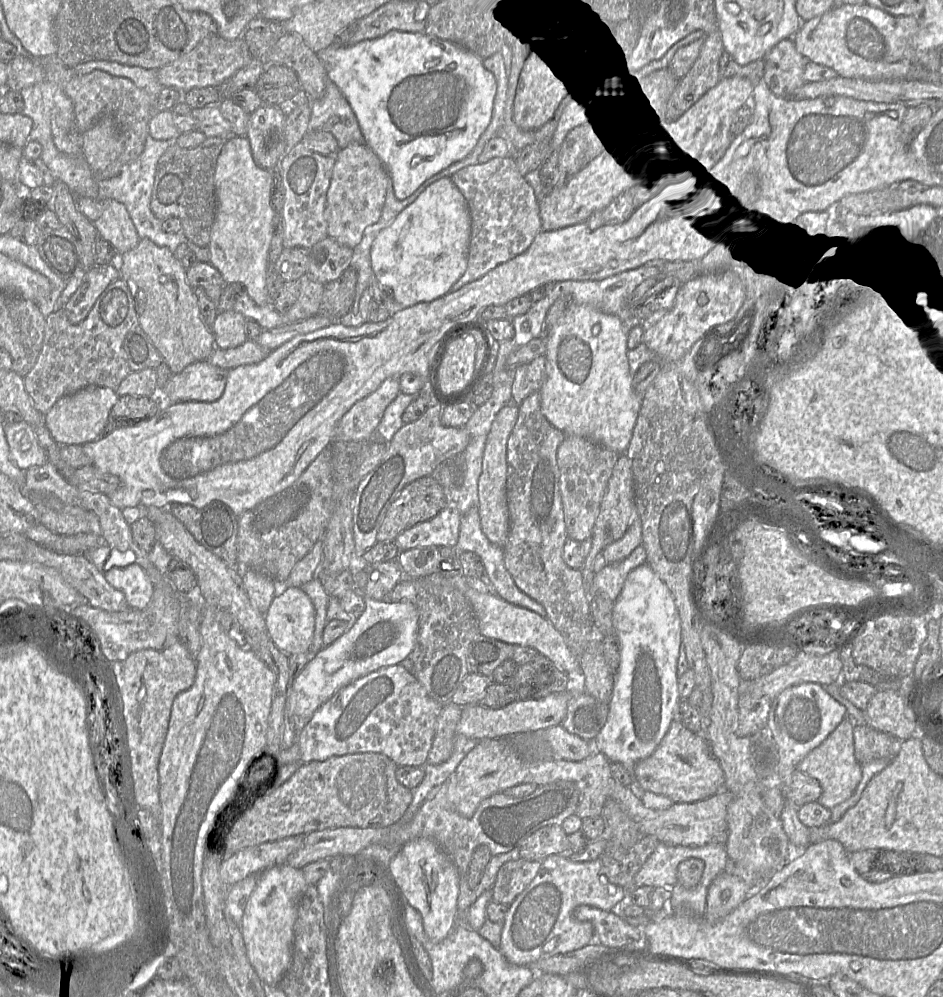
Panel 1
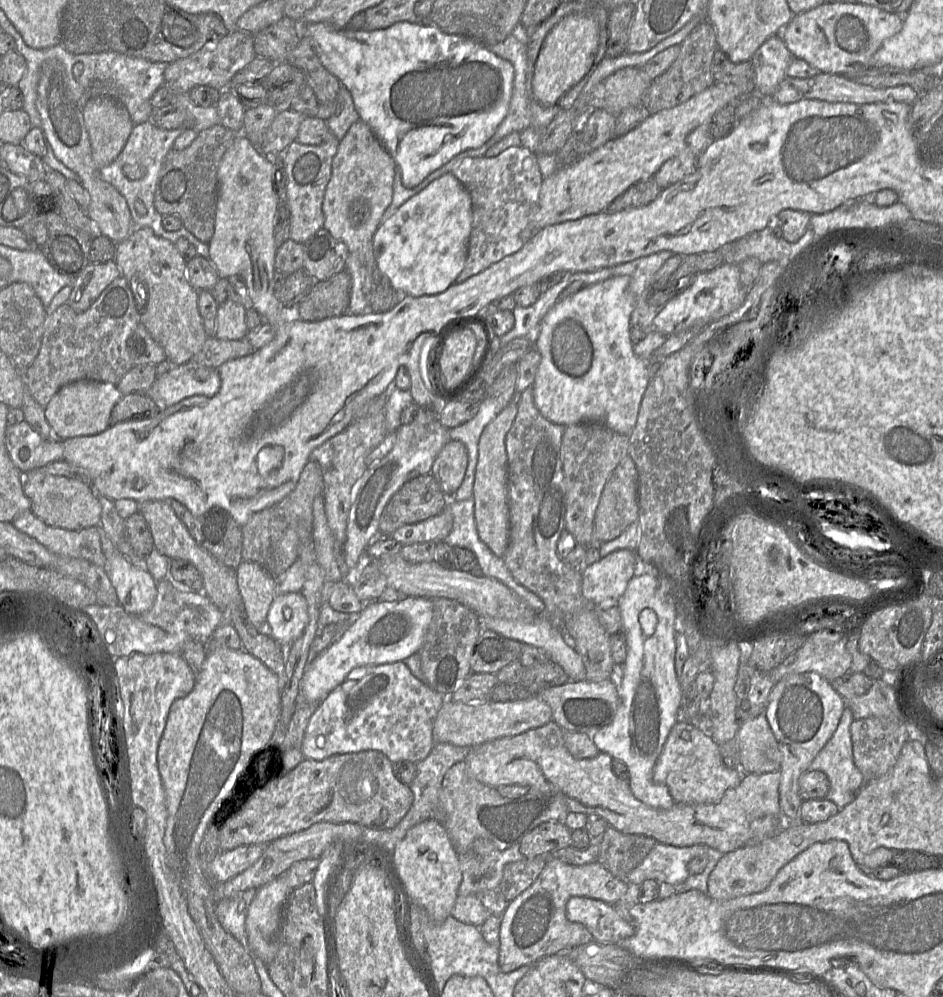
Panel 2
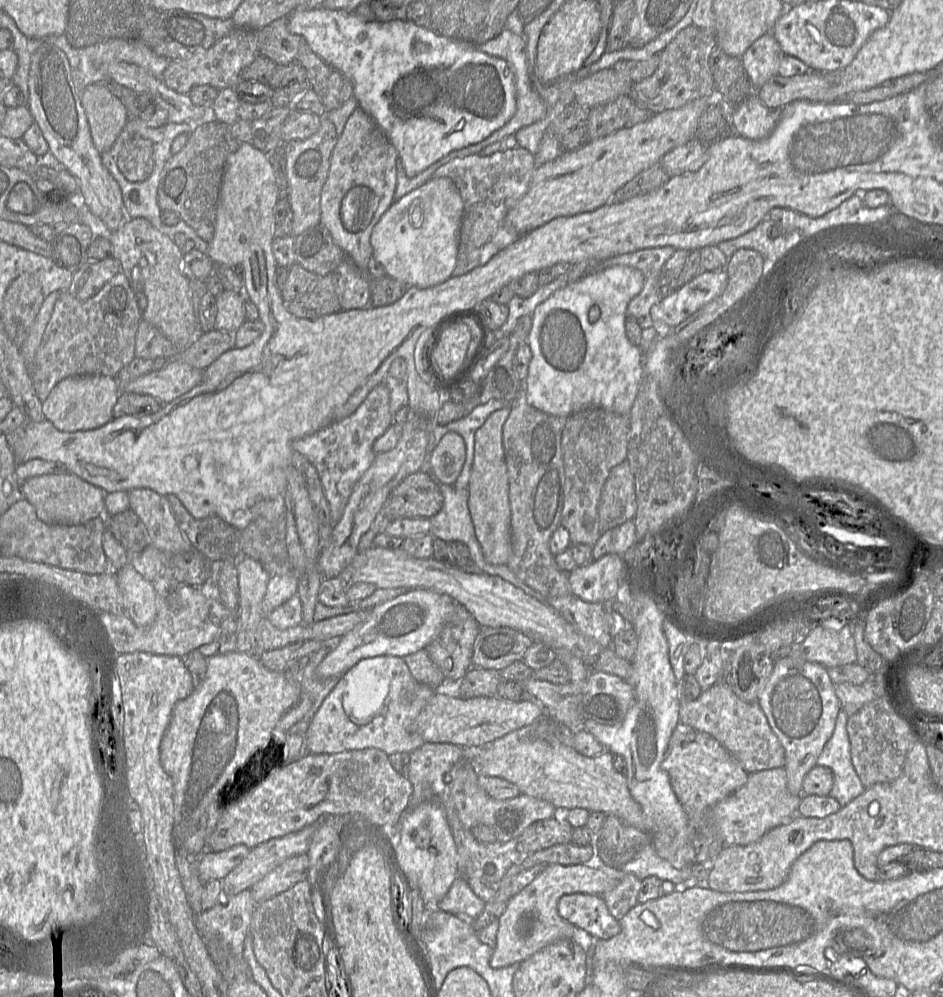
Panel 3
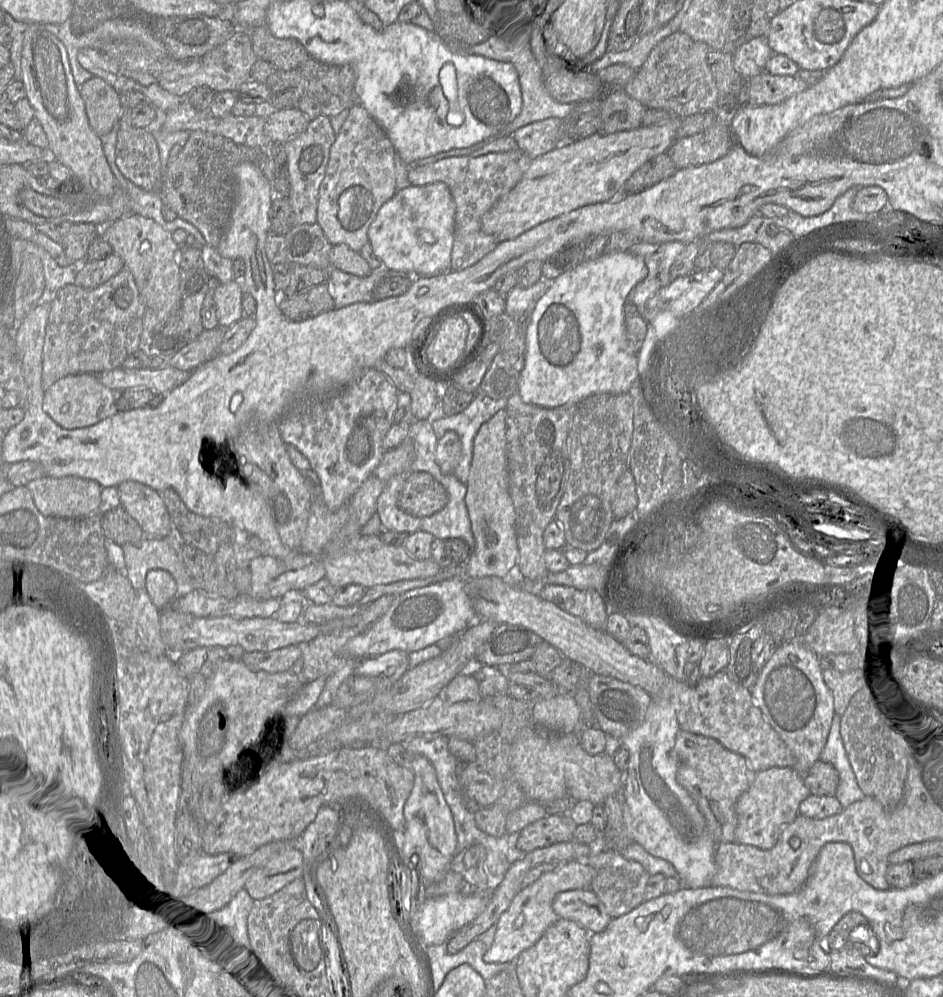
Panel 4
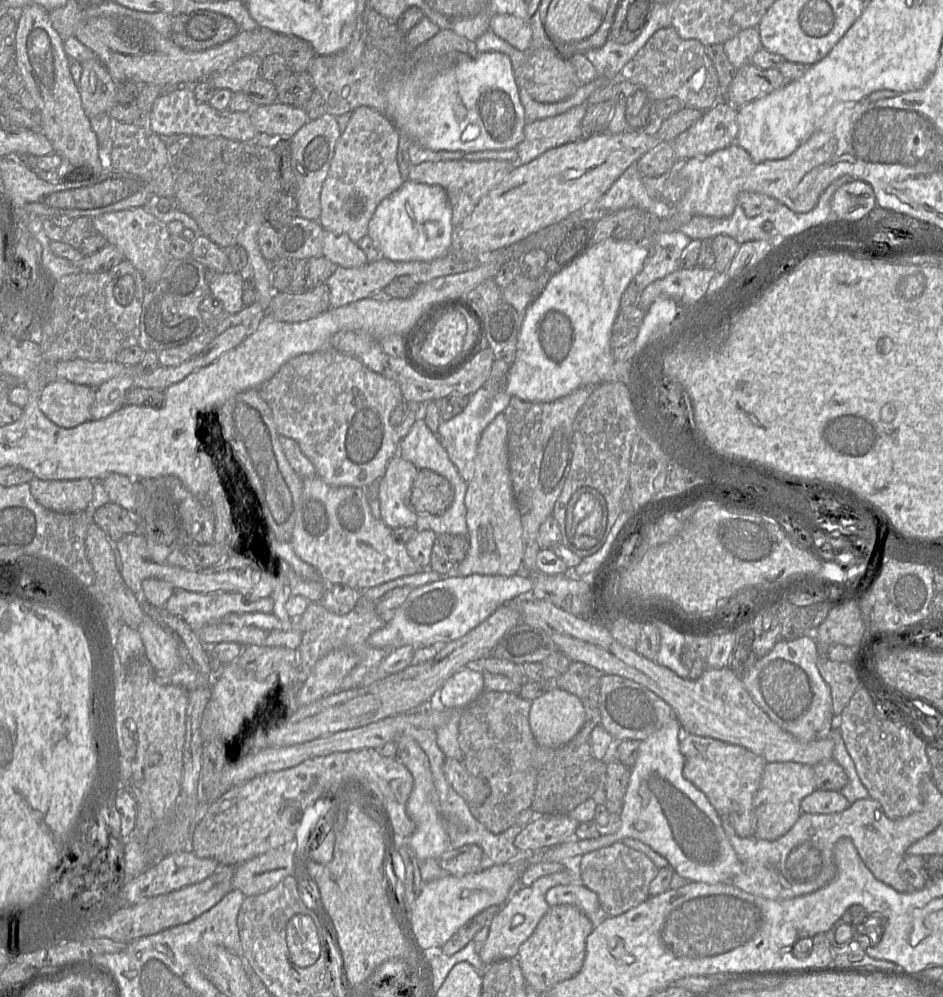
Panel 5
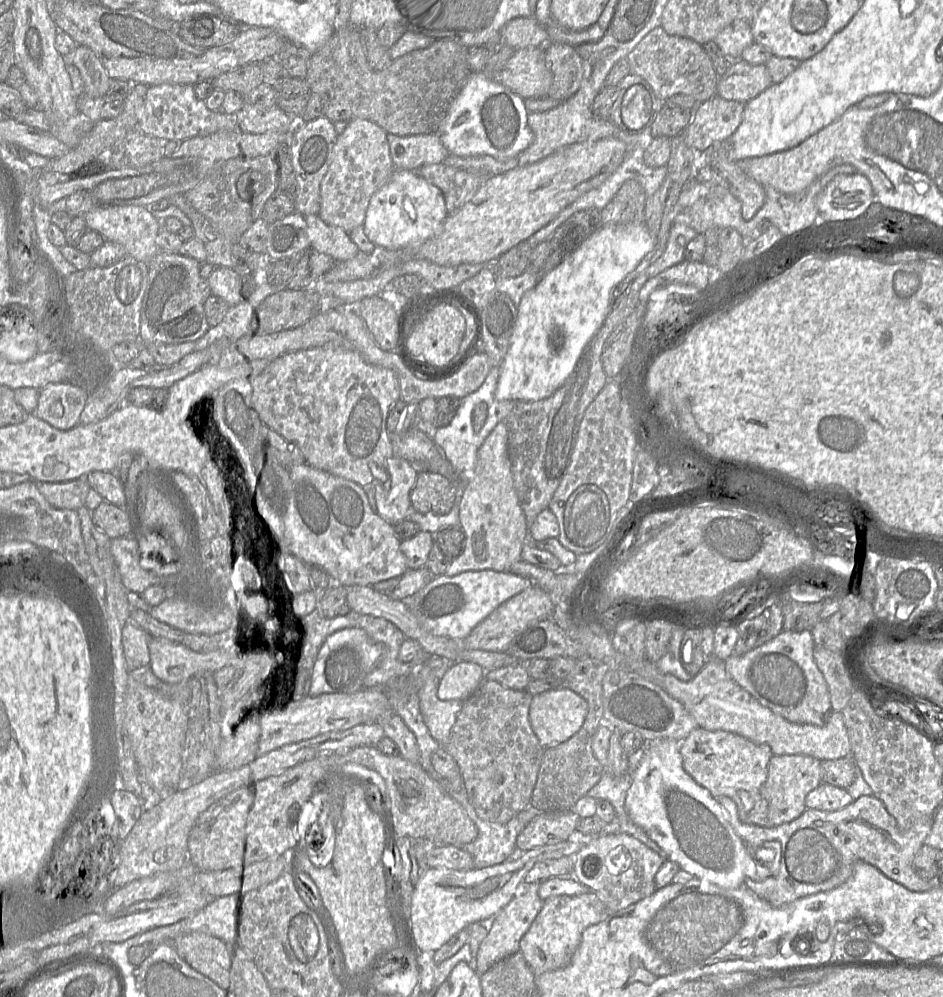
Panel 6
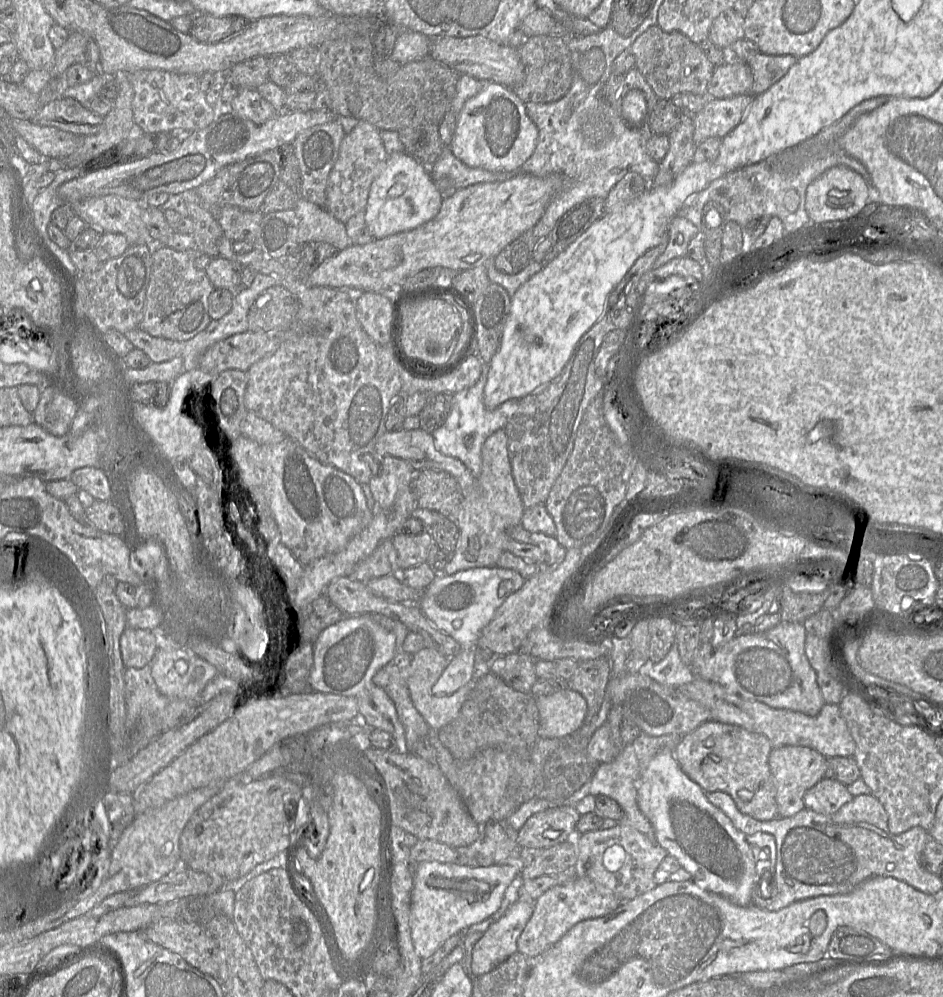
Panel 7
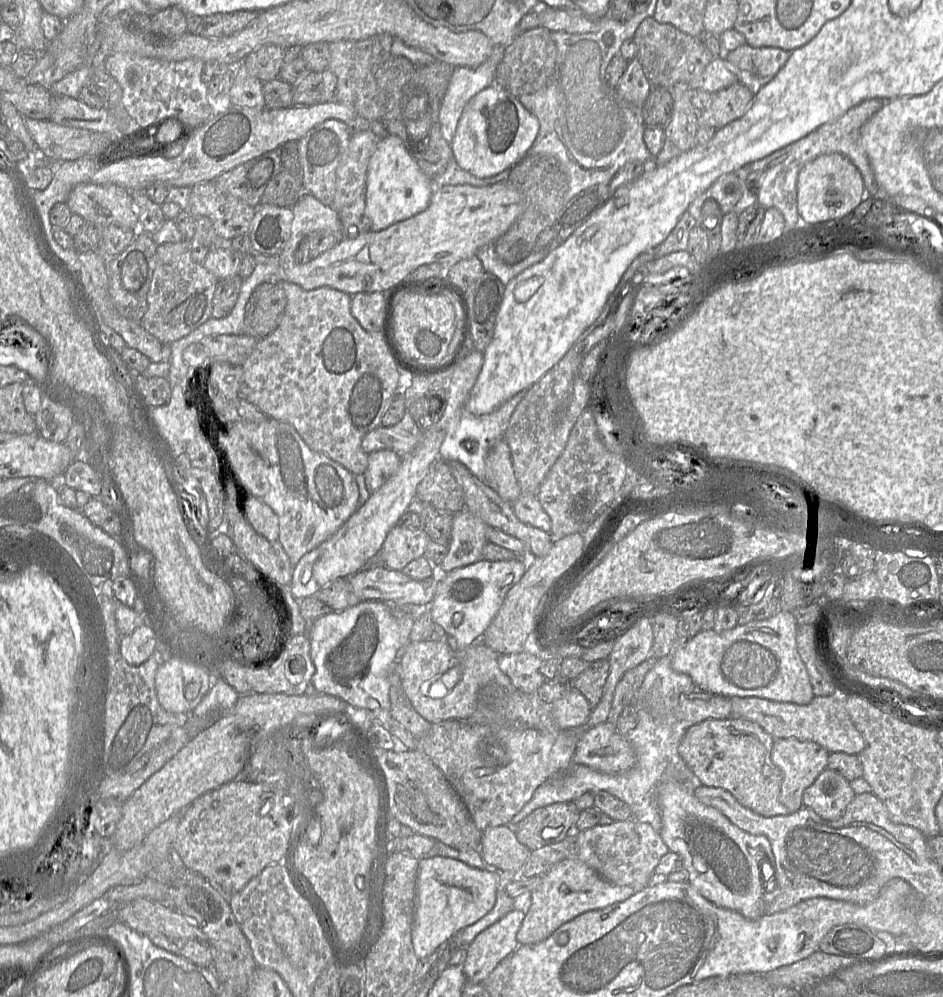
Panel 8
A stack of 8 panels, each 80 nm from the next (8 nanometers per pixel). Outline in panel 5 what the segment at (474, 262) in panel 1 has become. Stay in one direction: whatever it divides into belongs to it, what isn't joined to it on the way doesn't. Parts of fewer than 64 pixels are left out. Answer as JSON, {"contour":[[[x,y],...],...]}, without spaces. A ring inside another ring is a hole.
{"contour":[[[518,158],[518,163],[511,163],[509,161],[503,161],[503,160],[481,160],[481,161],[451,160],[451,161],[440,161],[440,162],[424,162],[417,166],[413,166],[410,169],[408,179],[417,183],[425,183],[428,185],[440,185],[446,190],[446,193],[451,205],[451,209],[452,209],[452,224],[453,224],[453,227],[455,228],[459,226],[473,212],[473,210],[475,209],[479,201],[484,196],[486,196],[492,189],[494,189],[513,169],[515,169],[516,167],[520,165],[523,165],[523,164],[519,164],[519,158]]]}

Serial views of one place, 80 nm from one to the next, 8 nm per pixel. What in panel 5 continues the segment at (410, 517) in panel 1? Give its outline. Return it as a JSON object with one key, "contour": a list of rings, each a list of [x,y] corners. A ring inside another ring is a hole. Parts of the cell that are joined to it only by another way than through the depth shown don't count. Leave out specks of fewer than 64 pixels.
{"contour":[[[420,469],[407,497],[407,505],[417,514],[443,514],[452,504],[454,490],[443,476]]]}

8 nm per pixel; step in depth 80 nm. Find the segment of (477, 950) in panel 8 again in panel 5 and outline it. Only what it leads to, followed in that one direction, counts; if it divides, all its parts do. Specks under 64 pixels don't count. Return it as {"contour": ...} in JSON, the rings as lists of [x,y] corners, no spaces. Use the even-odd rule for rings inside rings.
{"contour":[[[565,869],[543,876],[534,881],[530,886],[517,886],[490,923],[488,938],[479,953],[482,961],[490,965],[499,960],[518,957],[519,947],[532,935],[540,920],[550,908],[545,898],[547,891],[554,886],[571,883],[572,870]]]}

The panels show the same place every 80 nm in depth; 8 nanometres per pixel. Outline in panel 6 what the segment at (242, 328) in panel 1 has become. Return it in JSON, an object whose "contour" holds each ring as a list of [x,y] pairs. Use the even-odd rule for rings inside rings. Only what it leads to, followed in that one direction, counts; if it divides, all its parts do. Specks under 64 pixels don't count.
{"contour":[[[215,267],[207,279],[212,295],[234,306],[242,300],[242,276],[229,267]]]}

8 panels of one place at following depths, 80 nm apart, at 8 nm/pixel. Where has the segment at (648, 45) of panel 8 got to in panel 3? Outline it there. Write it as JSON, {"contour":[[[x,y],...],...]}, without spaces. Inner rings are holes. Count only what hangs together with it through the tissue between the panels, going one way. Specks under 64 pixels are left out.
{"contour":[[[695,25],[682,29],[659,53],[660,61],[655,72],[633,83],[629,96],[634,103],[658,114],[677,109],[702,97],[714,97],[715,82],[709,66],[709,57],[717,46],[714,33]]]}

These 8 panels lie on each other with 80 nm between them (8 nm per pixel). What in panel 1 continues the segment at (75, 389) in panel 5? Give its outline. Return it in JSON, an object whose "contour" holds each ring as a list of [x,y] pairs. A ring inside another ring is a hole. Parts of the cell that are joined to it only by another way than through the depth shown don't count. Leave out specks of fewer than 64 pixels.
{"contour":[[[89,386],[60,398],[45,414],[45,425],[59,445],[84,445],[104,434],[108,417],[119,396],[107,387]]]}

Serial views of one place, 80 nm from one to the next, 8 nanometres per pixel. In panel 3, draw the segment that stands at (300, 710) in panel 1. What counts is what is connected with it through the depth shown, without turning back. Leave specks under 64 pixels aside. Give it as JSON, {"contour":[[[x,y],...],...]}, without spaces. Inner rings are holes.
{"contour":[[[413,589],[375,606],[367,620],[343,635],[339,644],[320,662],[316,669],[317,677],[328,679],[342,676],[365,658],[382,655],[405,657],[424,649],[440,633],[456,603],[446,594]]]}

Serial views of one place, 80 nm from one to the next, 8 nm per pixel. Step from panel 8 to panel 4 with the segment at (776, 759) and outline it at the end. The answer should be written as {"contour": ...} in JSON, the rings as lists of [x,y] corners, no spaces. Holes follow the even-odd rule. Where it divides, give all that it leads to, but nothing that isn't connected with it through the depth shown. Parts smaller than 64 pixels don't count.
{"contour":[[[773,767],[756,773],[752,785],[738,798],[735,804],[735,812],[738,820],[735,829],[736,842],[761,849],[772,848],[778,841],[782,830],[799,815],[799,805],[809,795],[811,793],[804,784],[804,777],[792,767]]]}

